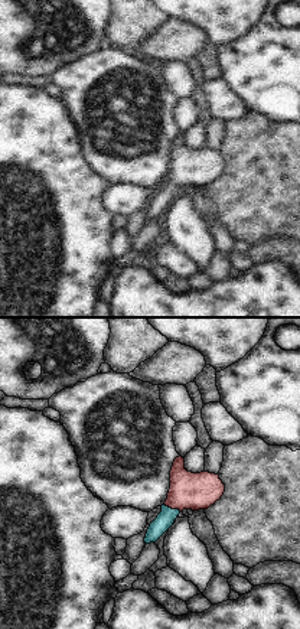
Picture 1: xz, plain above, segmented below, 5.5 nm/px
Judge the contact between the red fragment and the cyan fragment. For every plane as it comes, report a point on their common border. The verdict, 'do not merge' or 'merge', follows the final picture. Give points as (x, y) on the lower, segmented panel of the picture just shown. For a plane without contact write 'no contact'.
contact (173, 508)

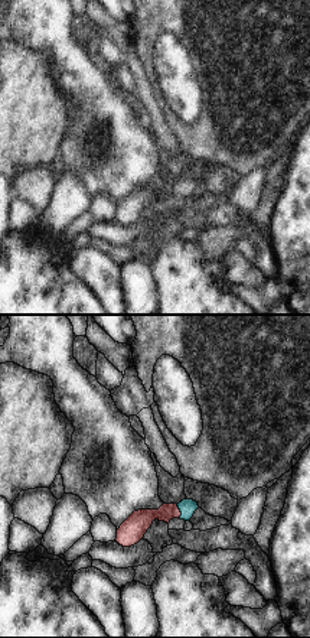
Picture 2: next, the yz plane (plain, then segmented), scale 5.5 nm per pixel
contact (179, 511)

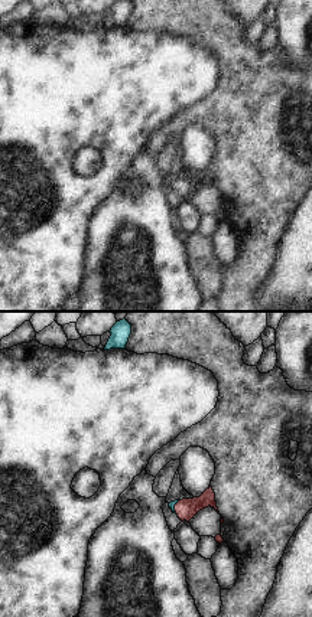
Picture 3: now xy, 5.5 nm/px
contact (175, 506)

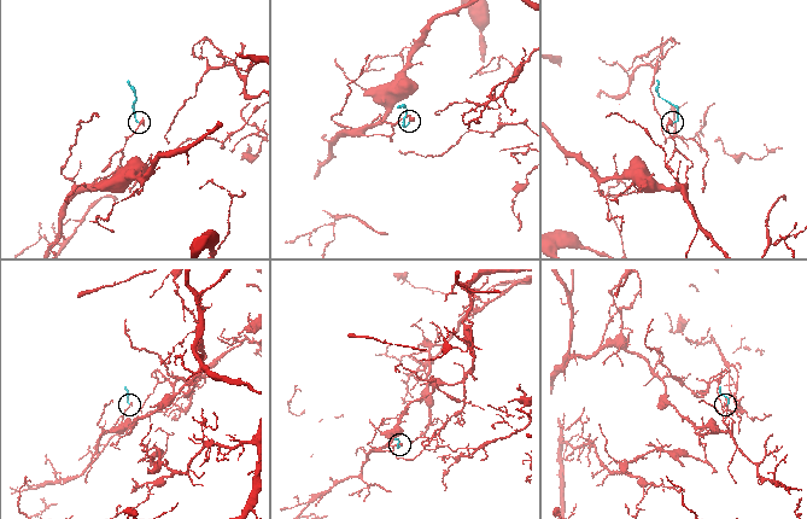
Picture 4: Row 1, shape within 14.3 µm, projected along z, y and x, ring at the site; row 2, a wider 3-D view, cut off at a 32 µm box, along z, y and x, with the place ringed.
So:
merge

